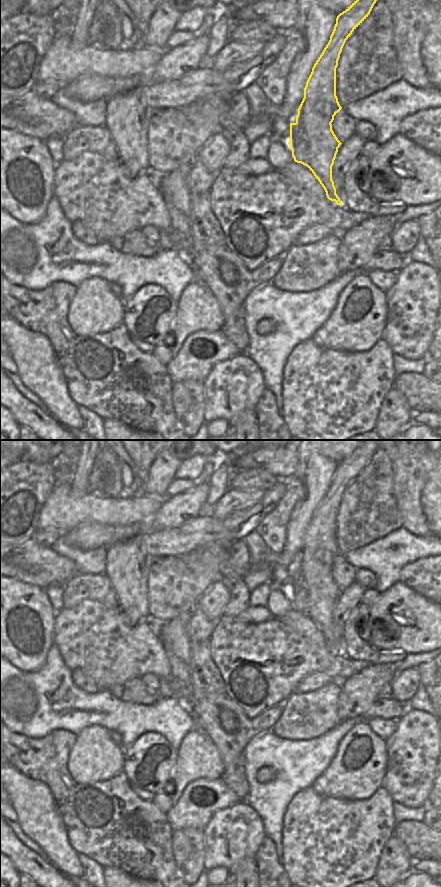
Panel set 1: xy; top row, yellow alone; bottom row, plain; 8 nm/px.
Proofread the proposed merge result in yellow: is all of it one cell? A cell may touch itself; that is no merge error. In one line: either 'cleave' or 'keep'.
cleave

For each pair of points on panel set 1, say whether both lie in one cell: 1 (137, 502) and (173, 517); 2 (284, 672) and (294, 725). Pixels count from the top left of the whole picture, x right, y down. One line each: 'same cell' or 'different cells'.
1: different cells
2: different cells

